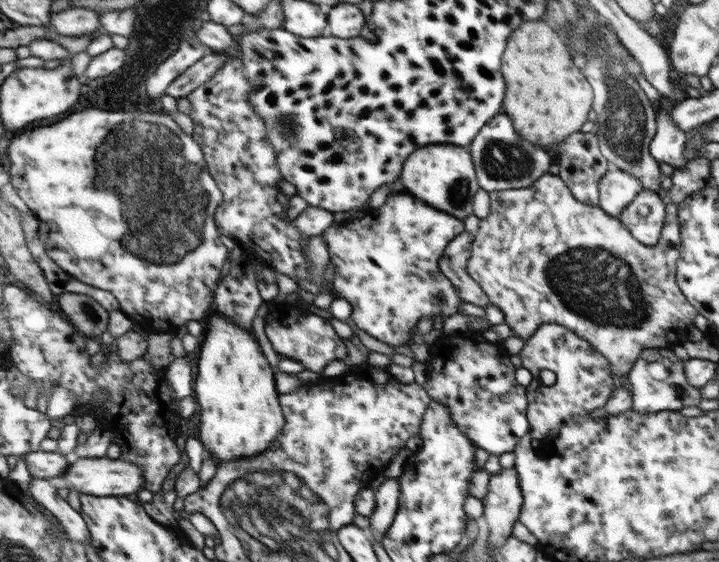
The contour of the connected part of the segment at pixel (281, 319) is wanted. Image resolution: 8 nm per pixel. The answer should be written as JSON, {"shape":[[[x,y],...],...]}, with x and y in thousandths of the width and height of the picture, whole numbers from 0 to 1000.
{"shape":[[[378,555],[367,577],[369,594],[377,609],[378,619],[392,635],[401,635],[420,646],[420,651],[431,662],[449,665],[451,655],[465,641],[481,641],[484,633],[483,616],[467,598],[459,569],[451,569],[437,559],[387,560]]]}

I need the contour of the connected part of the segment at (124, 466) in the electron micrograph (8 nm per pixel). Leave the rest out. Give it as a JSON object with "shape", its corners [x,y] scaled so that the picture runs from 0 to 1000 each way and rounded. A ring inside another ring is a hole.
{"shape":[[[170,811],[166,817],[102,813],[93,842],[79,858],[97,870],[100,881],[107,872],[131,883],[186,883],[192,870],[199,868],[199,840],[193,829],[174,820]]]}

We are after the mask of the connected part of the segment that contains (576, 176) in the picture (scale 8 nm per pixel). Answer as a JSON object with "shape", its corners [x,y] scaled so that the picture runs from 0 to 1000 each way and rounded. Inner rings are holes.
{"shape":[[[828,233],[821,237],[800,235],[786,251],[777,253],[772,267],[776,272],[777,308],[775,311],[783,317],[783,322],[796,338],[796,345],[807,359],[829,367],[833,361],[833,320],[850,301],[850,295],[833,265],[833,249]]]}

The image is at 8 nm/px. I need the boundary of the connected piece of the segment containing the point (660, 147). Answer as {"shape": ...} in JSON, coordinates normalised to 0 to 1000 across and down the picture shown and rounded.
{"shape":[[[919,181],[919,194],[912,198],[912,242],[903,269],[915,288],[929,290],[940,302],[954,299],[957,285],[953,285],[950,270],[960,244],[935,217],[933,194],[932,185]]]}

